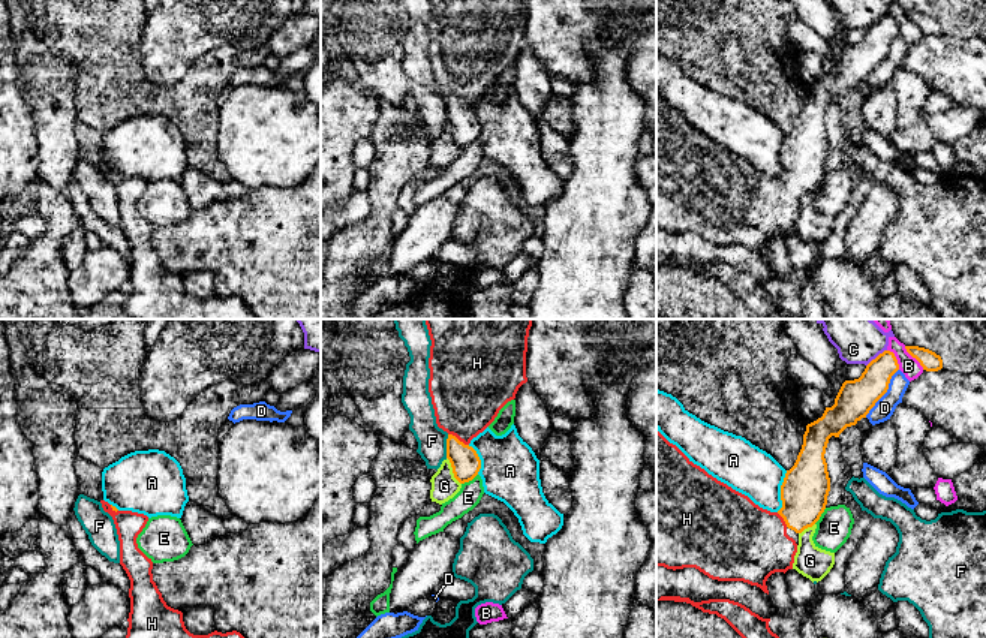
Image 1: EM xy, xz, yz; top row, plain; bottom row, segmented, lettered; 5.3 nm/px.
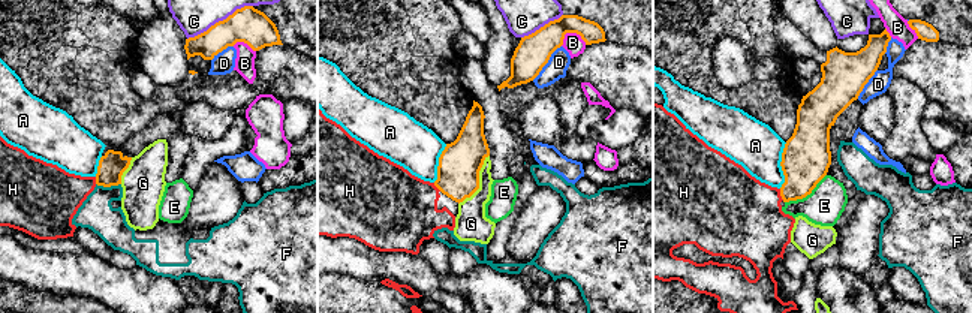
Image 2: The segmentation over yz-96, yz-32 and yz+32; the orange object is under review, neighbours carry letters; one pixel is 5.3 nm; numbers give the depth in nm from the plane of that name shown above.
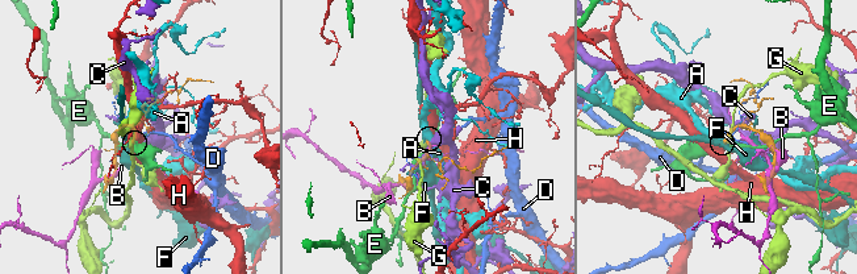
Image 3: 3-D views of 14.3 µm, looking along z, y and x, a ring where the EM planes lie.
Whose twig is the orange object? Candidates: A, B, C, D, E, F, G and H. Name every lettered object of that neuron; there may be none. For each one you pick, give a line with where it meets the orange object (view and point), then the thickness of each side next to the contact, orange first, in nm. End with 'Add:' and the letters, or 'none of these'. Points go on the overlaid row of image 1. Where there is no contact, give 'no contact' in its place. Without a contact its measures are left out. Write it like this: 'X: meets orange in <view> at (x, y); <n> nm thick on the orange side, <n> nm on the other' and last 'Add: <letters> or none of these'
H: meets orange in xz at (457, 439); 160 nm thick on the orange side, 380 nm on the other
Add: H

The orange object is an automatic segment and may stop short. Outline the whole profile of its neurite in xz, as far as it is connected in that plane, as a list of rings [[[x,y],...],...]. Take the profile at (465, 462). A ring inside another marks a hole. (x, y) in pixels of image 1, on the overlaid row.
[[[426,319],[430,346],[429,392],[436,424],[448,433],[454,478],[472,481],[481,460],[469,445],[527,382],[532,319]]]

